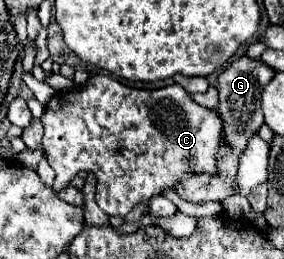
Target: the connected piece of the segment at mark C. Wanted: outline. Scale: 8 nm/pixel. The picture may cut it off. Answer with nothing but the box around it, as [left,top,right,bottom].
[41,75,221,217]

